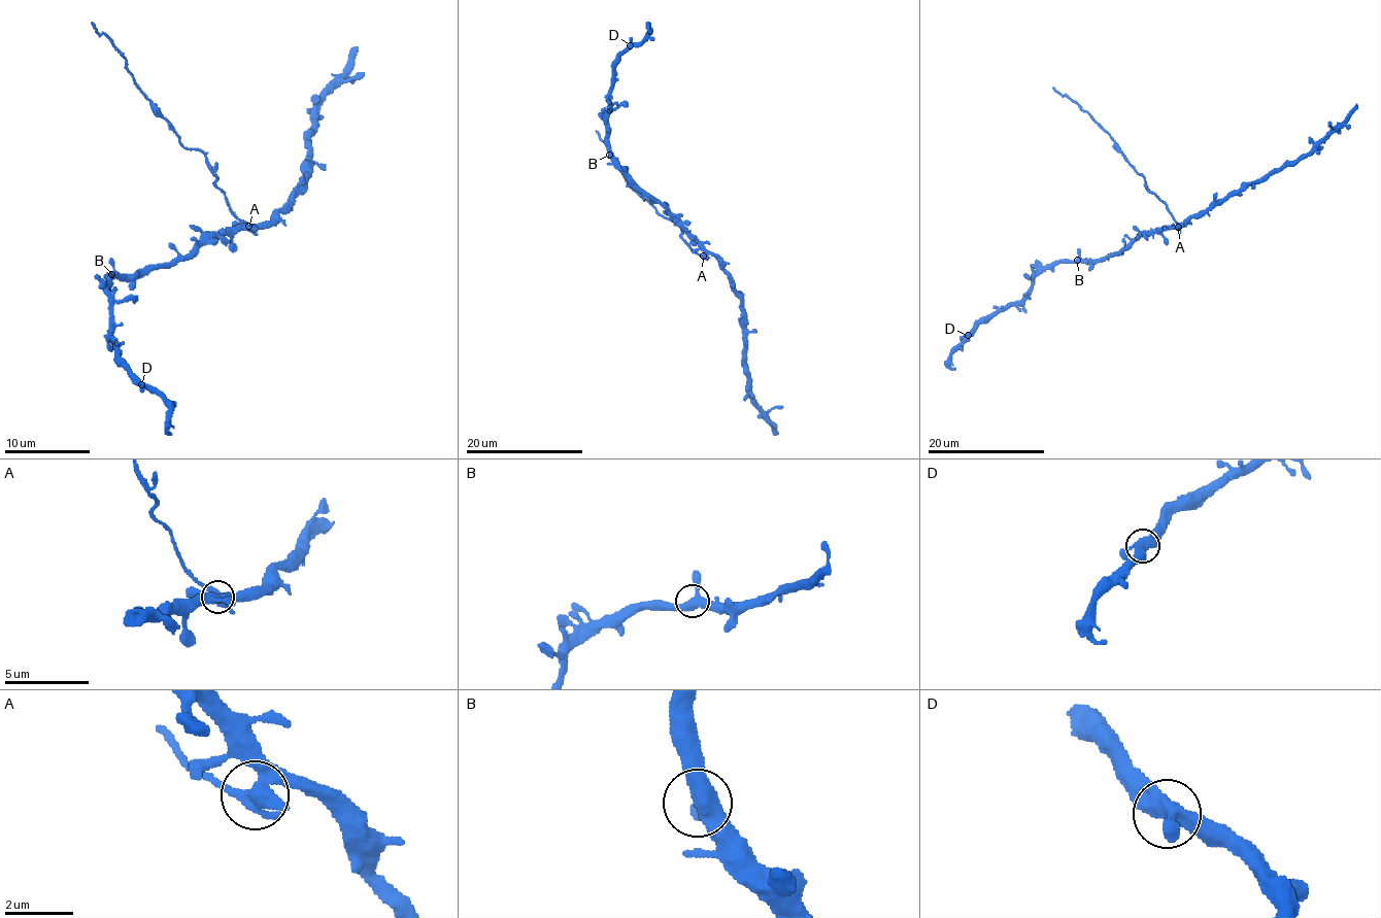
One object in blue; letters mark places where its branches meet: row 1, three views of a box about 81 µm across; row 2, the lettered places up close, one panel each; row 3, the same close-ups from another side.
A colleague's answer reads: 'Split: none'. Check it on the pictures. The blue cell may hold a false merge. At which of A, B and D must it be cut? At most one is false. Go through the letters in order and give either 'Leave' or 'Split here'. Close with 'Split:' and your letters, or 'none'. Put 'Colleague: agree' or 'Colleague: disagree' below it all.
A: Split here
B: Leave
D: Leave
Split: A
Colleague: disagree

